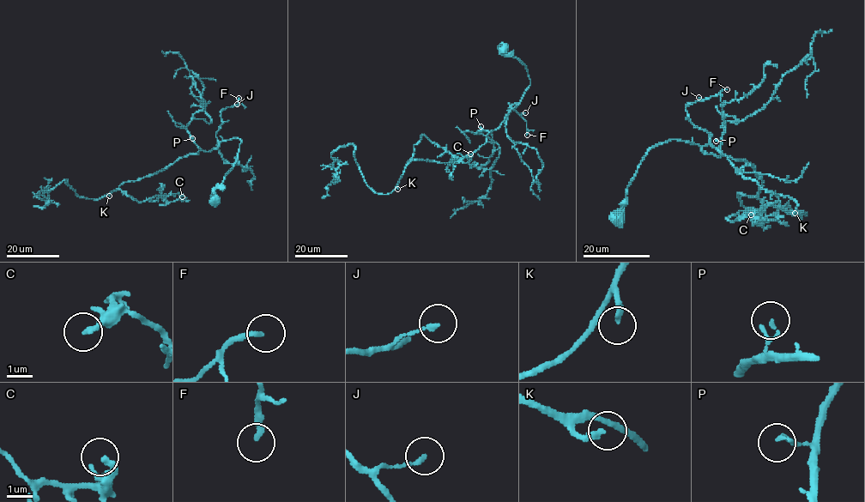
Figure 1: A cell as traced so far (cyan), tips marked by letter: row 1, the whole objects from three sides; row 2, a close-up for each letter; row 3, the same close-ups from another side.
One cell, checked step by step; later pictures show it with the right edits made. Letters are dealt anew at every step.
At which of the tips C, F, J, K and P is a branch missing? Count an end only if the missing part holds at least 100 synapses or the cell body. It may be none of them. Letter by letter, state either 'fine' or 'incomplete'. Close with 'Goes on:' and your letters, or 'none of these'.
C: fine
F: fine
J: fine
K: incomplete
P: fine
Goes on: K

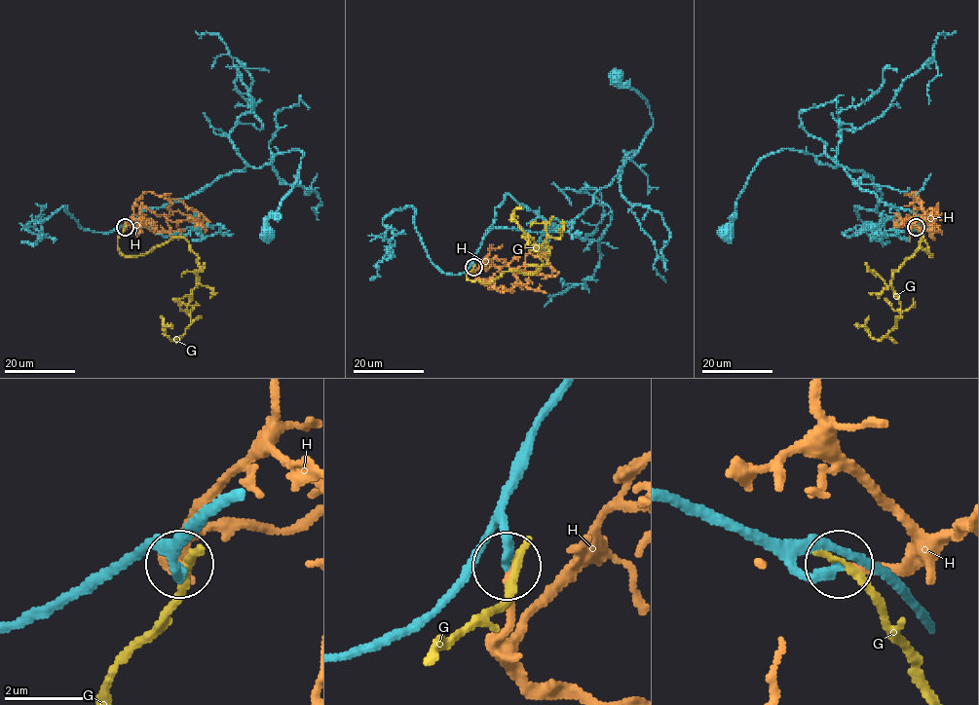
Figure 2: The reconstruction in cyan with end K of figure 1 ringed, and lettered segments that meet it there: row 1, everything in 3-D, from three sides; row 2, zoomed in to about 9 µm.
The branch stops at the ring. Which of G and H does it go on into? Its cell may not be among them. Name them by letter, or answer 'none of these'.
H

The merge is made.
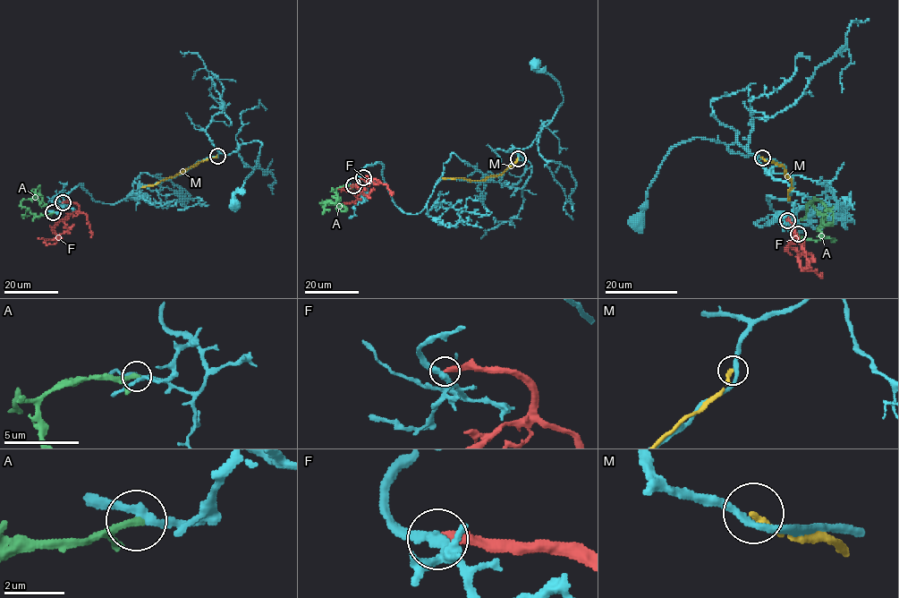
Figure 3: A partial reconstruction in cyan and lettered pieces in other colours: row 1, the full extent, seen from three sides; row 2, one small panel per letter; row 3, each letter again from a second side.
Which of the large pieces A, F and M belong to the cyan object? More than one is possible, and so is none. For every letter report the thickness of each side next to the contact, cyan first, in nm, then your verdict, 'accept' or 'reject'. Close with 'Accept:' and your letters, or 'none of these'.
A: 240/280 nm | reject
F: 280/320 nm | reject
M: 240/240 nm | reject
Accept: none of these

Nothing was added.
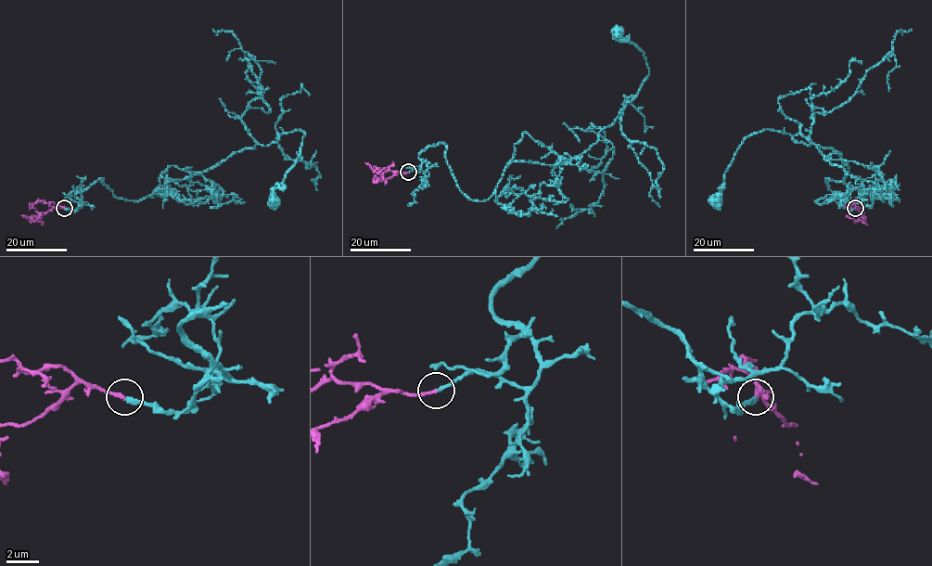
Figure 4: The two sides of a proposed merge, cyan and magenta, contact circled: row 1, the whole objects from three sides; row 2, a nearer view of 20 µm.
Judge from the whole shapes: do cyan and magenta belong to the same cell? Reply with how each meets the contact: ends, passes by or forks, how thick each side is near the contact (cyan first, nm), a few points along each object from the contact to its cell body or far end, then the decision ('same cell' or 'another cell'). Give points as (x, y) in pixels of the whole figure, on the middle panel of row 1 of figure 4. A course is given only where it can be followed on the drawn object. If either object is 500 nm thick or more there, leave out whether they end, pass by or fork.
cyan ends | magenta ends | 240/200 nm | cyan via (408, 172), (443, 144), (459, 188), (483, 201), (510, 161), (581, 154), (648, 74), (618, 30) | magenta via (408, 172), (398, 173), (384, 180), (364, 162) | same cell

